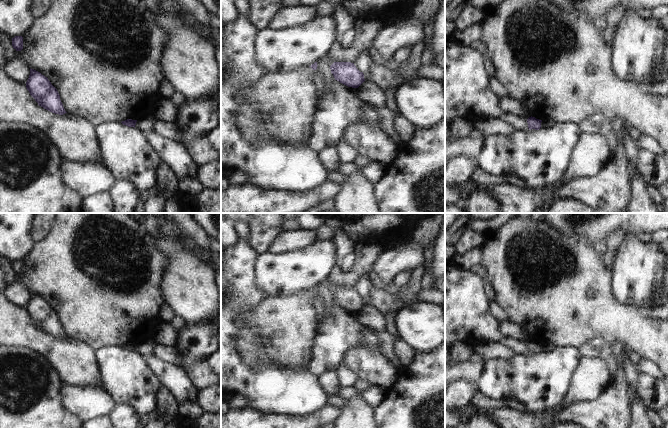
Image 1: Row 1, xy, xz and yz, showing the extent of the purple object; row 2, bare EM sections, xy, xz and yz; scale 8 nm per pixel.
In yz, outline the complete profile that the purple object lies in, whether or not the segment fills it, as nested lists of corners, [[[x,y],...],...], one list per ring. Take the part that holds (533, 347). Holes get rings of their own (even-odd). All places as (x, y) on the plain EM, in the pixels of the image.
[[[532,340],[529,341],[527,343],[529,354],[531,353],[539,354],[541,352],[541,346],[542,344],[536,343],[535,341],[532,341]]]

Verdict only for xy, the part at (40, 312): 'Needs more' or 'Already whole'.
Already whole.

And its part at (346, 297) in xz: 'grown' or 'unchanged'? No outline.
unchanged

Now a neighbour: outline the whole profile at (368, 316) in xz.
[[[367,304],[357,312],[357,320],[361,325],[371,328],[375,333],[386,331],[384,316],[380,311]]]

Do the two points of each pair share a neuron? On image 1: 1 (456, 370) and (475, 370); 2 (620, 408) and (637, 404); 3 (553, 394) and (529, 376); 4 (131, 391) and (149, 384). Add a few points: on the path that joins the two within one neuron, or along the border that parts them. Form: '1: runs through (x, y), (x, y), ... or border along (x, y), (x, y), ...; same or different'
1: runs through (461, 370), (470, 370); same
2: border along (627, 386), (632, 417); different
3: runs through (547, 391), (535, 381); same
4: runs through (135, 387), (145, 384); same

